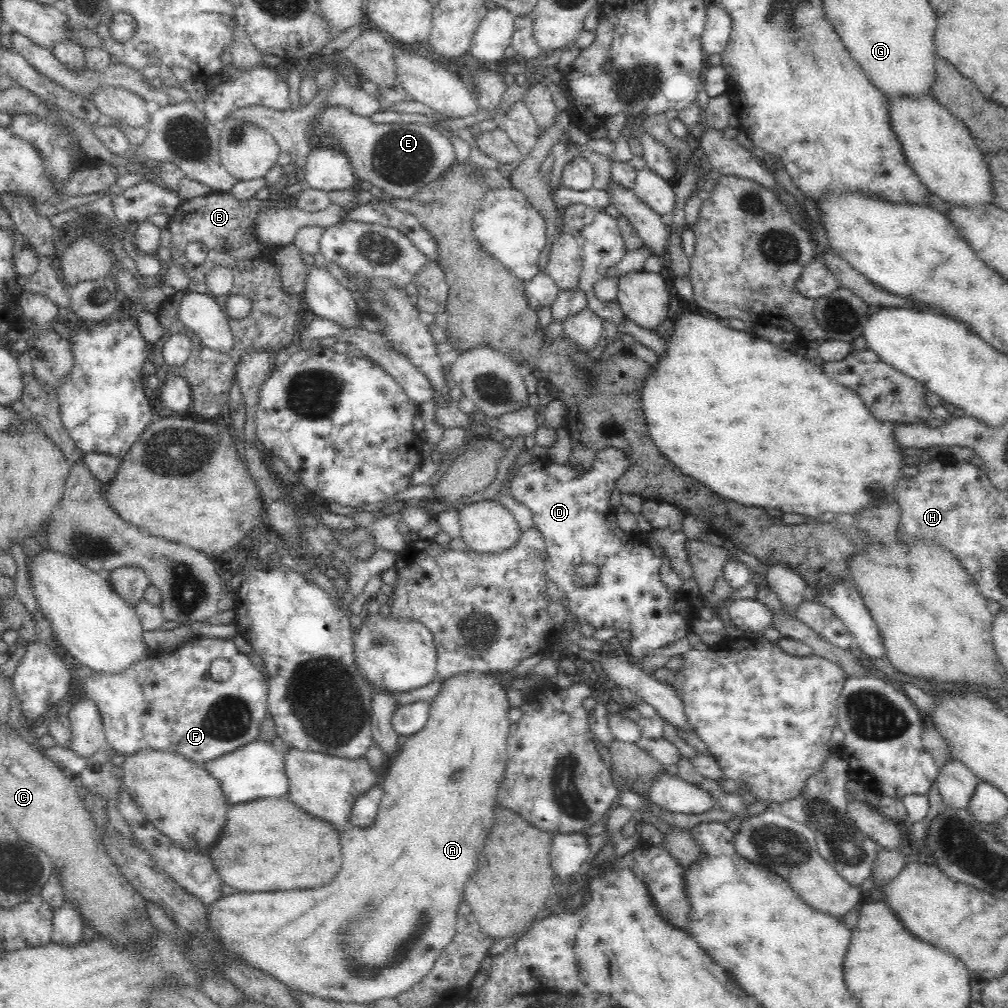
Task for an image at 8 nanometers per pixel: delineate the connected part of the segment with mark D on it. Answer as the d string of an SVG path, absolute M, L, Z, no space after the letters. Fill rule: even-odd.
M610 447L598 452L596 462L588 471L579 471L569 464L553 463L546 456L518 469L509 489L518 502L525 504L531 510L534 526L542 533L545 540L547 554L545 575L560 591L564 592L569 610L577 617L578 624L589 624L594 632L599 628L630 632L626 650L621 654L626 656L628 663L643 670L641 660L657 648L676 642L692 632L692 622L695 618L688 616L680 608L671 607L683 594L671 592L661 582L658 575L661 558L642 541L641 537L623 531L616 525L616 509L610 504L610 496L615 490L614 483L617 478L620 478L629 467L630 461L627 455L622 450ZM586 562L595 564L599 568L600 578L596 584L576 586L573 584L572 575L579 564Z

